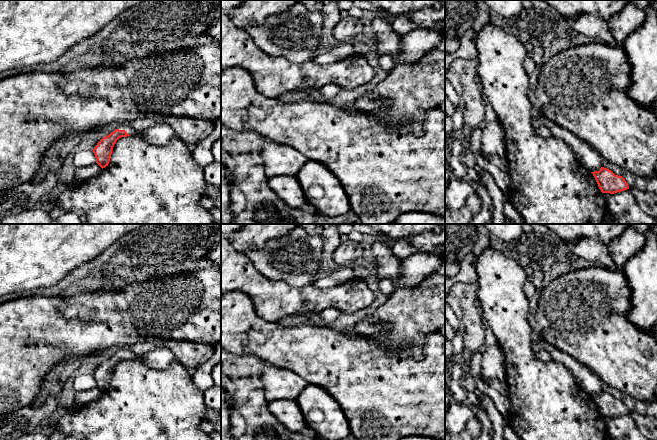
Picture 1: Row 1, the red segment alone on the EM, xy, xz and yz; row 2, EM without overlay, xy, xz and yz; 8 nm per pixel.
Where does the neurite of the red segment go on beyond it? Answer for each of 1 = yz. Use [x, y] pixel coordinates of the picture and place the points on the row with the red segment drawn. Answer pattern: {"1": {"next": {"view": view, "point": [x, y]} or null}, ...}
{"1": {"next": null}}

